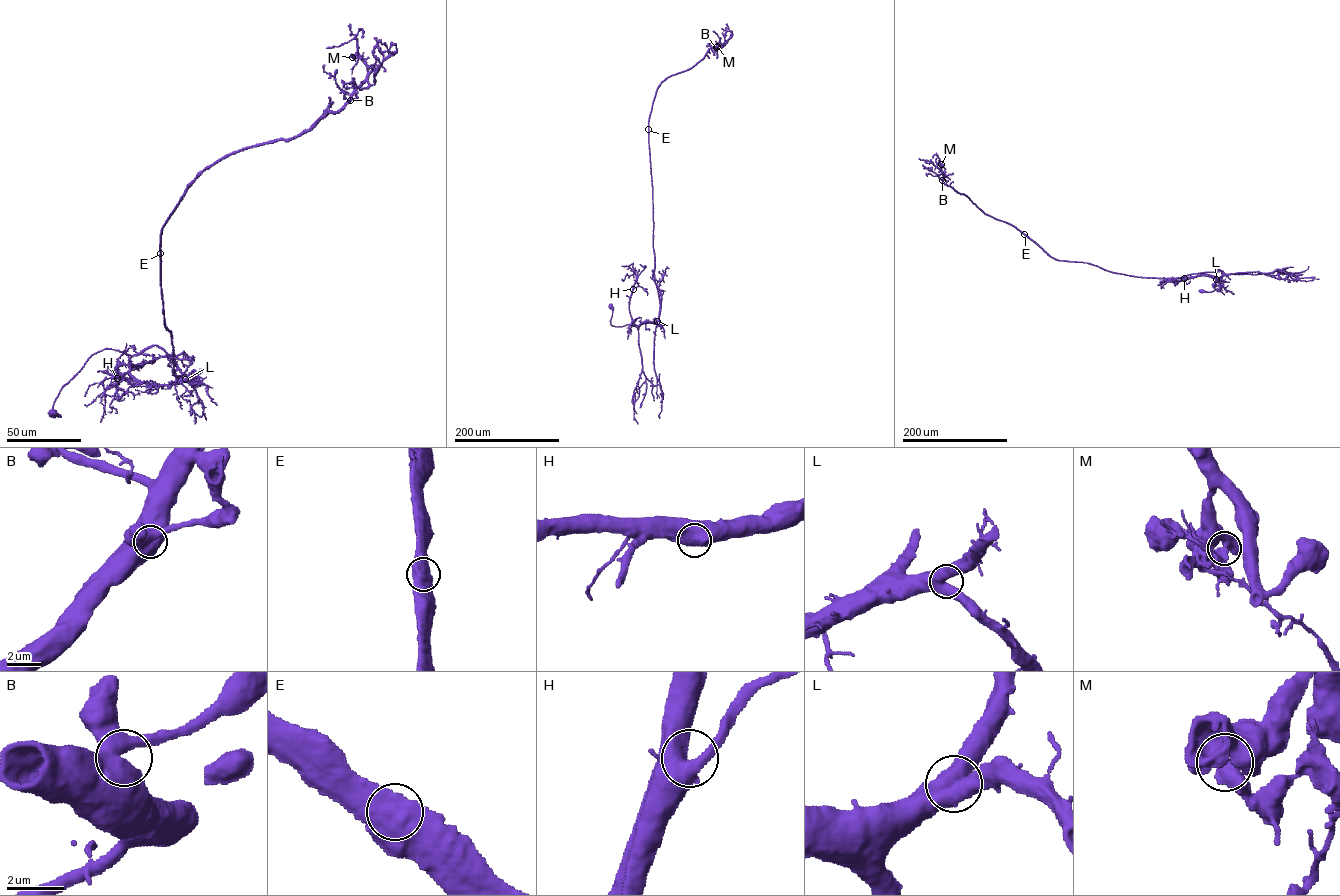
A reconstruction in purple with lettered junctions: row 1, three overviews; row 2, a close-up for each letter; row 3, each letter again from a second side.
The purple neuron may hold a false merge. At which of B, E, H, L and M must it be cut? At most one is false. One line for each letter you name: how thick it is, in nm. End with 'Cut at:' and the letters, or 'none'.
M: calibre 500 nm
Cut at: M

